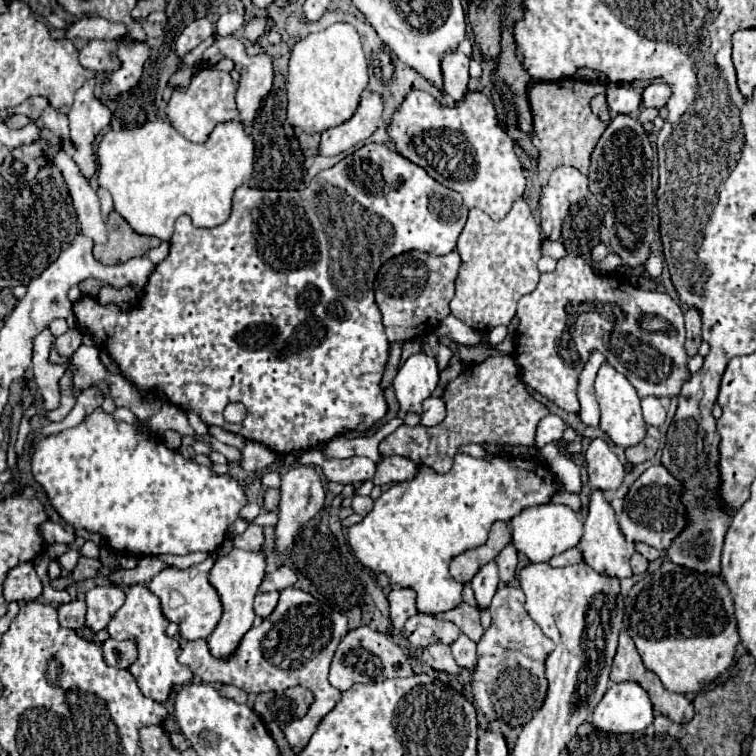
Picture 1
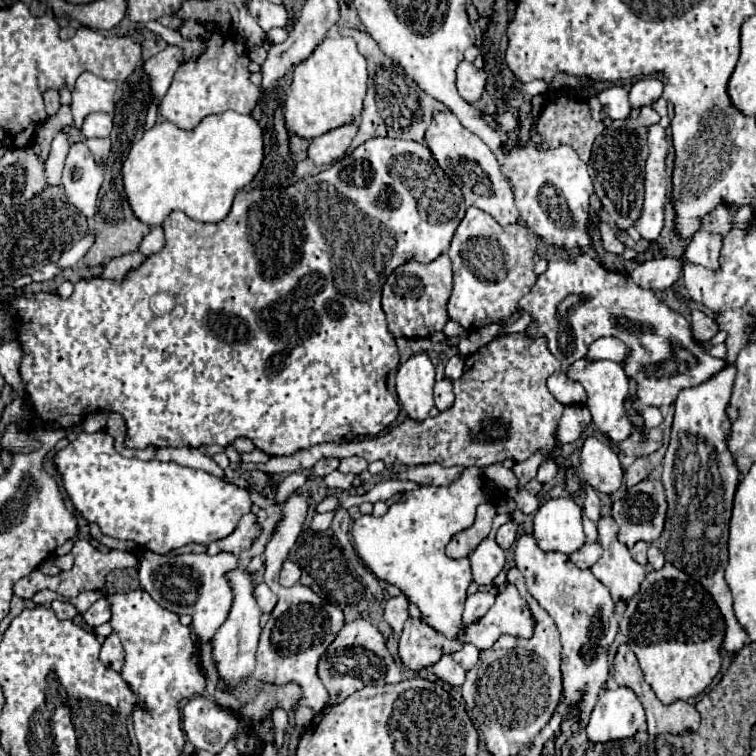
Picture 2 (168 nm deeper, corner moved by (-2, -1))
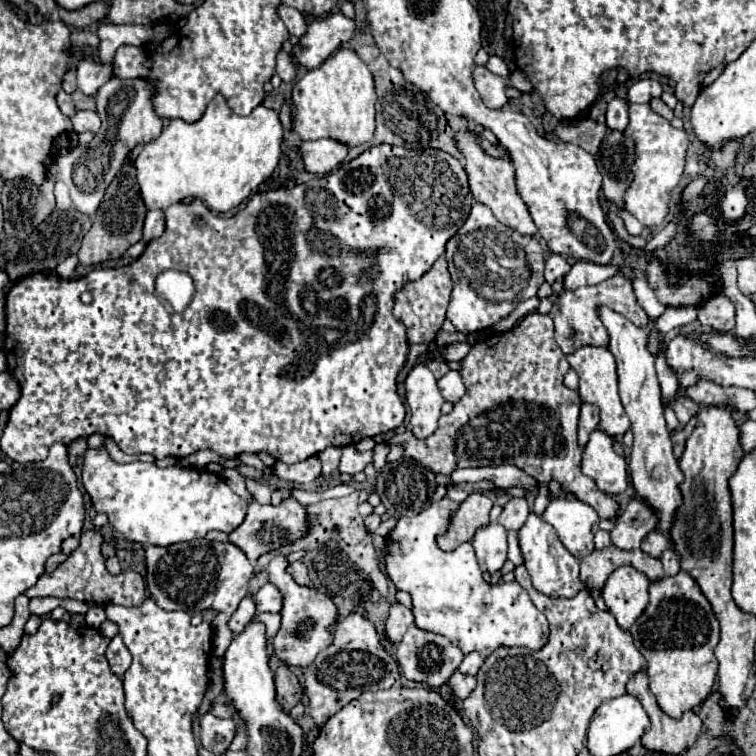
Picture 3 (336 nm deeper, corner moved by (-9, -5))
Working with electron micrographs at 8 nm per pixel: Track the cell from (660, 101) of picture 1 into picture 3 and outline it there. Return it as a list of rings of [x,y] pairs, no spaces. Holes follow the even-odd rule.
[[[638,80],[628,90],[628,102],[632,104],[648,104],[652,98],[662,96],[662,86],[656,80]]]

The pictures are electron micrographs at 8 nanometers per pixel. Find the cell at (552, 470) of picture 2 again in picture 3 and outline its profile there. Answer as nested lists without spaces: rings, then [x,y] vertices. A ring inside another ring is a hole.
[[[542,483],[538,488],[538,495],[534,502],[534,511],[536,514],[541,515],[544,510],[546,509],[546,506],[549,503],[548,499],[548,488],[545,483]]]

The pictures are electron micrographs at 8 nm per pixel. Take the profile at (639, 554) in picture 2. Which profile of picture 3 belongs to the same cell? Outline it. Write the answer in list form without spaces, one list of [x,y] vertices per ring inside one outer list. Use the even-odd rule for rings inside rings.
[[[658,530],[650,532],[650,534],[642,540],[642,546],[640,546],[640,550],[646,552],[646,554],[650,554],[652,558],[658,558],[666,548],[668,548],[668,540],[666,540],[666,536],[660,534]]]

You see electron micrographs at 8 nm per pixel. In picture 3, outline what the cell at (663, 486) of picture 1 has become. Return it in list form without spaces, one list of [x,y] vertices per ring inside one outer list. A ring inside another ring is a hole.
[[[632,498],[618,514],[616,528],[610,532],[612,544],[622,550],[640,548],[642,538],[658,528],[656,510],[642,498]]]

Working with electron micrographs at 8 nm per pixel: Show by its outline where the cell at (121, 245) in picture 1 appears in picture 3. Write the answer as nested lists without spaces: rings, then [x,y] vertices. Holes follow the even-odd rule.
[[[126,160],[122,170],[114,176],[114,182],[106,188],[104,200],[96,212],[94,224],[86,238],[82,240],[82,246],[78,250],[80,264],[84,266],[94,266],[100,262],[108,260],[118,260],[132,244],[142,240],[142,228],[144,228],[144,218],[146,218],[146,206],[142,202],[138,182],[136,182],[136,168]]]

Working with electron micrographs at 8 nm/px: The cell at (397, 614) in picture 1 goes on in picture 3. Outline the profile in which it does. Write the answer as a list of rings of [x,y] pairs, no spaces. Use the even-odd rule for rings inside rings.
[[[394,602],[390,606],[390,616],[386,620],[386,636],[392,640],[392,642],[400,642],[402,636],[406,634],[406,630],[414,624],[414,614],[410,608],[402,606],[400,602]]]

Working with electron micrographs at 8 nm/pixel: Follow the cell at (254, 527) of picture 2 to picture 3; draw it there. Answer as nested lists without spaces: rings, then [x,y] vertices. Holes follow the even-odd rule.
[[[226,468],[222,476],[224,476],[226,484],[228,484],[238,496],[242,496],[242,498],[248,500],[248,514],[246,514],[244,522],[230,534],[230,542],[234,542],[234,546],[238,546],[238,548],[246,554],[246,558],[248,558],[252,564],[254,564],[262,554],[266,554],[266,552],[270,552],[270,550],[276,550],[276,548],[284,546],[286,542],[290,544],[290,542],[294,542],[296,538],[300,538],[300,536],[306,532],[306,510],[304,510],[304,506],[300,506],[296,500],[284,500],[284,502],[278,504],[278,506],[272,506],[272,504],[260,506],[260,504],[256,504],[256,502],[252,500],[252,496],[248,494],[248,490],[246,490],[246,486],[244,486],[244,478],[238,474],[238,470]]]

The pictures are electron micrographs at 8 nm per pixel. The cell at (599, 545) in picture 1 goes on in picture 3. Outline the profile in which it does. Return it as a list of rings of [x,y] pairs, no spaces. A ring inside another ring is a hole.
[[[620,566],[610,574],[602,588],[602,598],[620,628],[628,630],[648,606],[648,586],[646,574],[634,566]]]

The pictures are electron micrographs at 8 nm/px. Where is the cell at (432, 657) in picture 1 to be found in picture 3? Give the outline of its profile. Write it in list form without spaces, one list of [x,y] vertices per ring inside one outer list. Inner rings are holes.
[[[456,670],[456,672],[450,676],[448,686],[454,690],[454,694],[456,694],[458,698],[466,698],[466,696],[474,690],[476,678],[474,678],[474,676],[468,676],[468,674],[462,674],[460,670]]]

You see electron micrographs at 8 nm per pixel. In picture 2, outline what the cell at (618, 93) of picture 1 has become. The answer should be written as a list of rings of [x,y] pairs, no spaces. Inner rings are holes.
[[[613,86],[613,88],[607,88],[599,94],[599,100],[603,104],[603,110],[605,114],[611,118],[611,120],[623,120],[629,116],[629,98],[627,98],[627,90],[623,86]]]

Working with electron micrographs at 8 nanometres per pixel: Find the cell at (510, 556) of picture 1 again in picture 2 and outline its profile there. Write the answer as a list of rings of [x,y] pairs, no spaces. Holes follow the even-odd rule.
[[[511,518],[507,524],[503,524],[503,526],[499,526],[499,530],[497,530],[497,542],[499,542],[499,546],[503,548],[503,550],[509,550],[511,546],[513,546],[513,542],[517,540],[517,522]]]

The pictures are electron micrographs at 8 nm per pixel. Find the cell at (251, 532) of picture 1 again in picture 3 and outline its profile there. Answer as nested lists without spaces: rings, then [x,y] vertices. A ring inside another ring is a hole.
[[[332,446],[332,448],[326,448],[324,452],[318,454],[318,458],[322,460],[322,476],[330,476],[336,468],[338,468],[338,462],[340,462],[340,454],[342,450]]]

